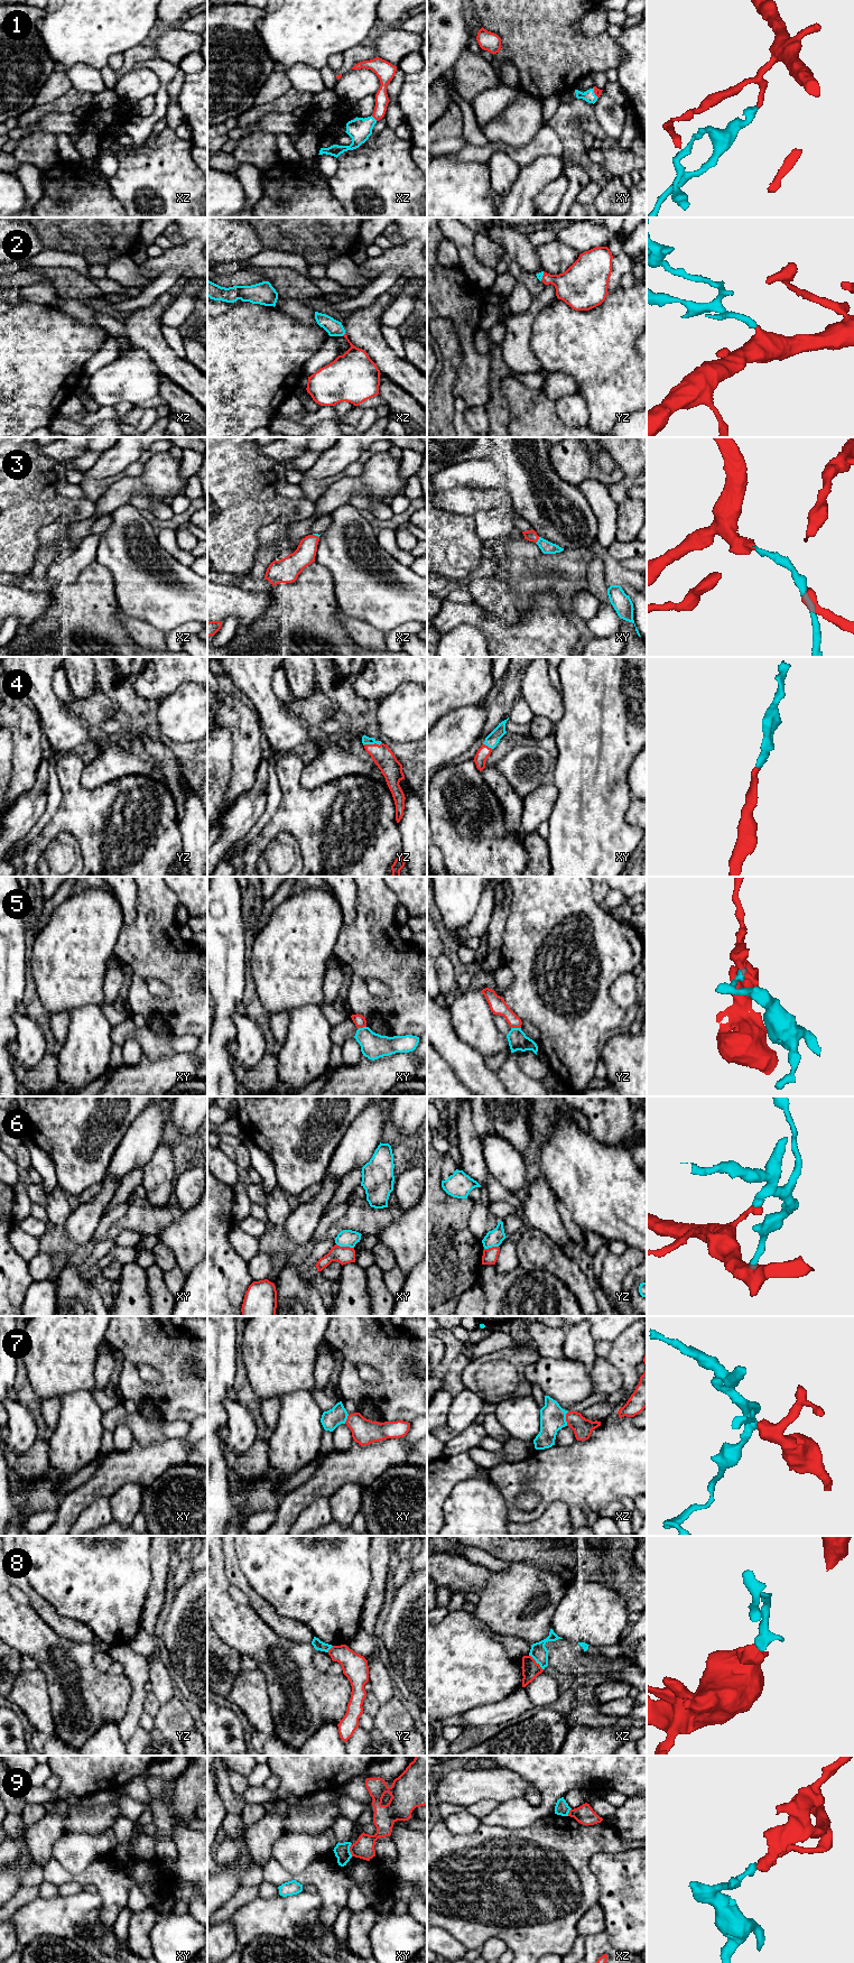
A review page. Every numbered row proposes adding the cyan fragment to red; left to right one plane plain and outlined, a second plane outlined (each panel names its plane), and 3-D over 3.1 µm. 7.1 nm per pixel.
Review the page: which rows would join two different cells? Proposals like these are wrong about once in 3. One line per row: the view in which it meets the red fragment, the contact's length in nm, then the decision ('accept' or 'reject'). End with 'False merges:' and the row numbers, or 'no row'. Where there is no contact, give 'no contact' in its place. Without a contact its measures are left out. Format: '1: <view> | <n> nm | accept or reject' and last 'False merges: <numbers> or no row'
1: xz | 60 nm | accept
2: xz | 40 nm | accept
3: xy | 50 nm | accept
4: yz | 140 nm | accept
5: yz | 70 nm | reject
6: xy | 130 nm | reject
7: xz | 110 nm | accept
8: xz | 150 nm | reject
9: xy | 100 nm | reject
False merges: 5, 6, 8, 9

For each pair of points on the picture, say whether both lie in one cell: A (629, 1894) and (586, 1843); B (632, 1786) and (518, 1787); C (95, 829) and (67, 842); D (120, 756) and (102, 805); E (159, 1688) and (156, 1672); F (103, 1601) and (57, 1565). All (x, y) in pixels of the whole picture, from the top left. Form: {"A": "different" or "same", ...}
{"A": "different", "B": "different", "C": "different", "D": "different", "E": "same", "F": "same"}

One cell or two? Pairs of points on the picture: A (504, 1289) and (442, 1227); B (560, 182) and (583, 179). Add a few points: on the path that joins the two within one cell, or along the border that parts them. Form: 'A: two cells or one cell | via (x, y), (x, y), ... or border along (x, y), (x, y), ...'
A: two cells | border along (482, 1267), (479, 1277)
B: two cells | border along (564, 174), (567, 179), (567, 190), (558, 205)

